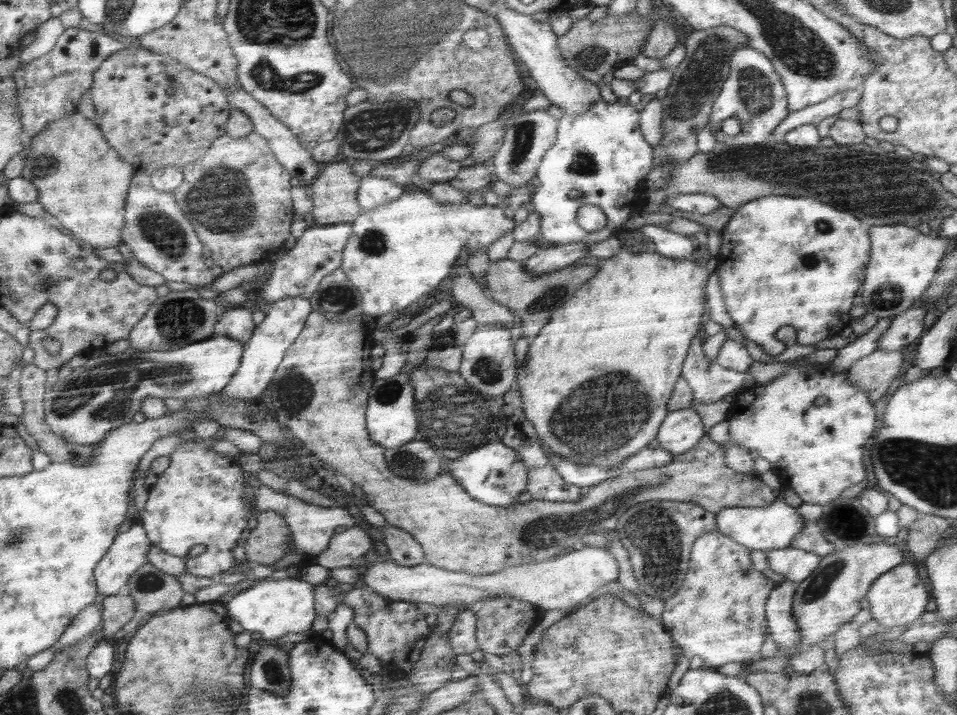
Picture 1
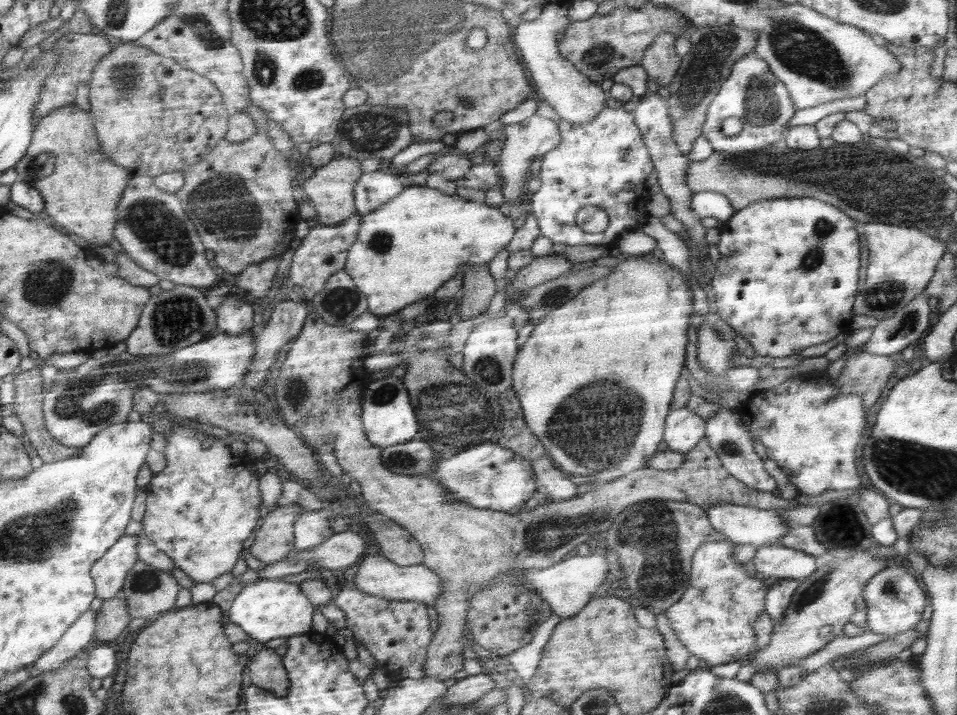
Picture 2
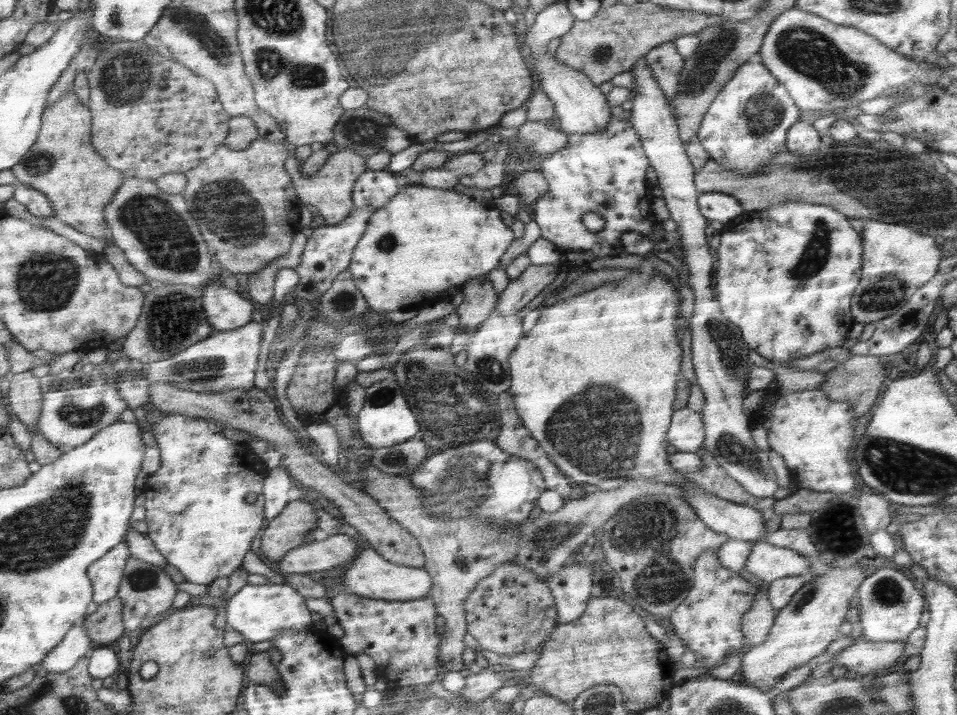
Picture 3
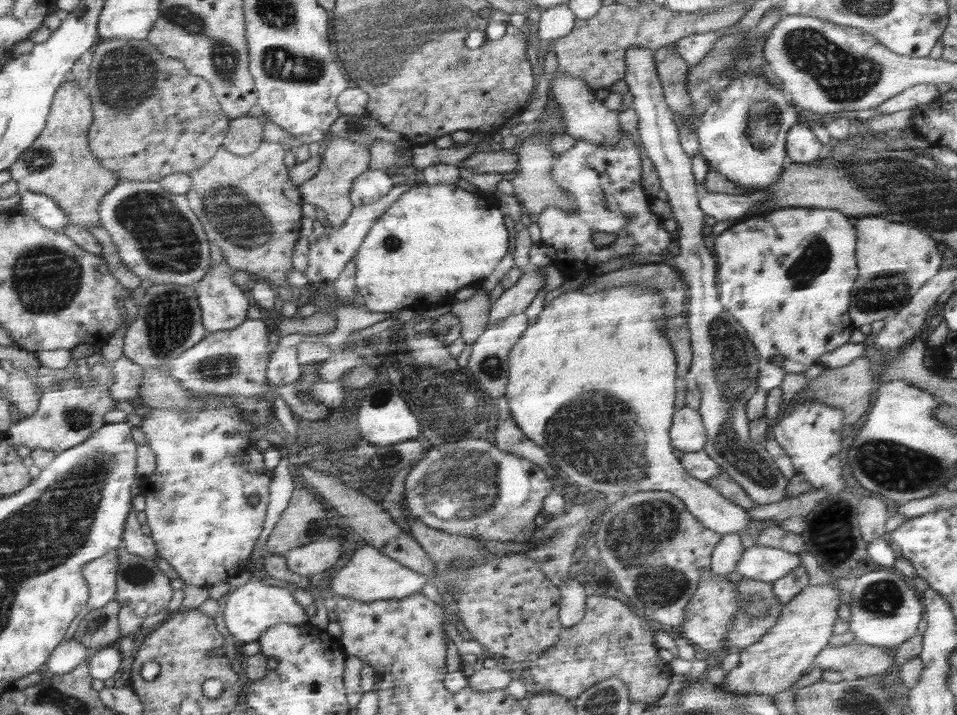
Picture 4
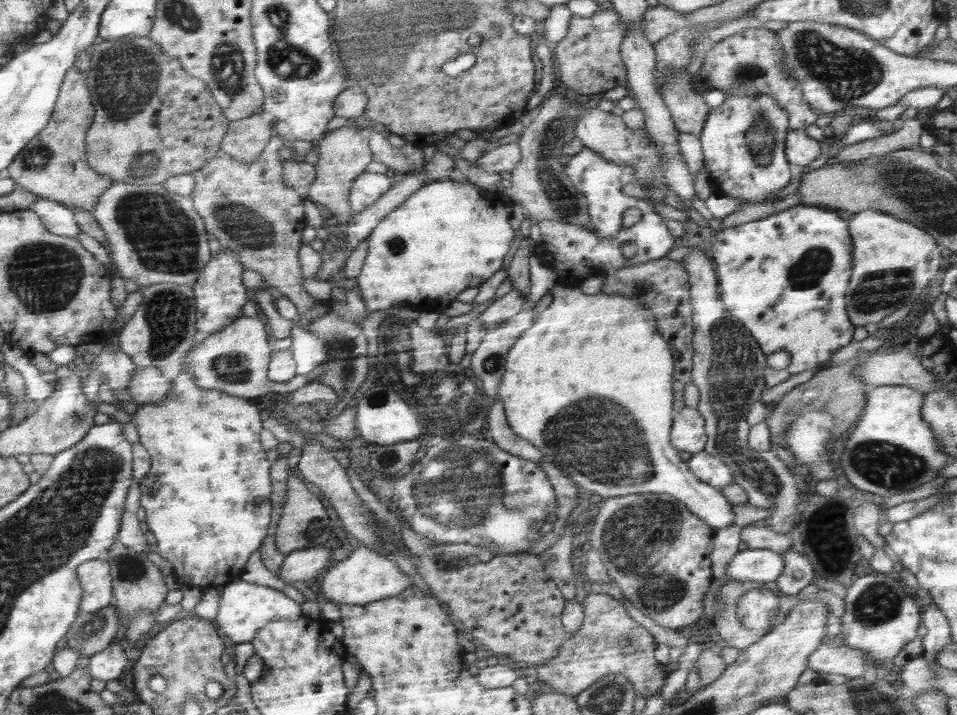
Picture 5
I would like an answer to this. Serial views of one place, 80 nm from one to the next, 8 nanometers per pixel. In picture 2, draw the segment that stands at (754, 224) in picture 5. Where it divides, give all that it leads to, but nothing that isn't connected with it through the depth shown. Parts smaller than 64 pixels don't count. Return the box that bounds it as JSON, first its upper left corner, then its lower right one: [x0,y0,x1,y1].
[712,198,860,358]

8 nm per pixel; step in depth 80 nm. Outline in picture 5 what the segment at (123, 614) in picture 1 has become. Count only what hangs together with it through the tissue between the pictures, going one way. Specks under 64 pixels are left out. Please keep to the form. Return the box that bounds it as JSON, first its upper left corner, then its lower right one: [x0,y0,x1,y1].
[66,604,119,657]

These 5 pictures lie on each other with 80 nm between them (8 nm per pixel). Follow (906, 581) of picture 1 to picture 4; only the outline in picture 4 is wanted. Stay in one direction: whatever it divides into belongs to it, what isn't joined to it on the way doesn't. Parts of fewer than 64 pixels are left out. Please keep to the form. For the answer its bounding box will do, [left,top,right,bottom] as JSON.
[848,567,925,648]

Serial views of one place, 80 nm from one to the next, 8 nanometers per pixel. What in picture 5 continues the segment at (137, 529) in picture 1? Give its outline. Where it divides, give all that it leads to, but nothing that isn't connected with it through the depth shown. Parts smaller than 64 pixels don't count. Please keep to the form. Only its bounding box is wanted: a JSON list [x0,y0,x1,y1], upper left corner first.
[80,557,114,613]

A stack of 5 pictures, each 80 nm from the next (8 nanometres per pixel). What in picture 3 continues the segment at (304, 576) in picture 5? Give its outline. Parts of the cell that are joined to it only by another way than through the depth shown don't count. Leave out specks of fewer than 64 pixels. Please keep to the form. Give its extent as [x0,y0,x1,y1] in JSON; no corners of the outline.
[268,534,357,576]

